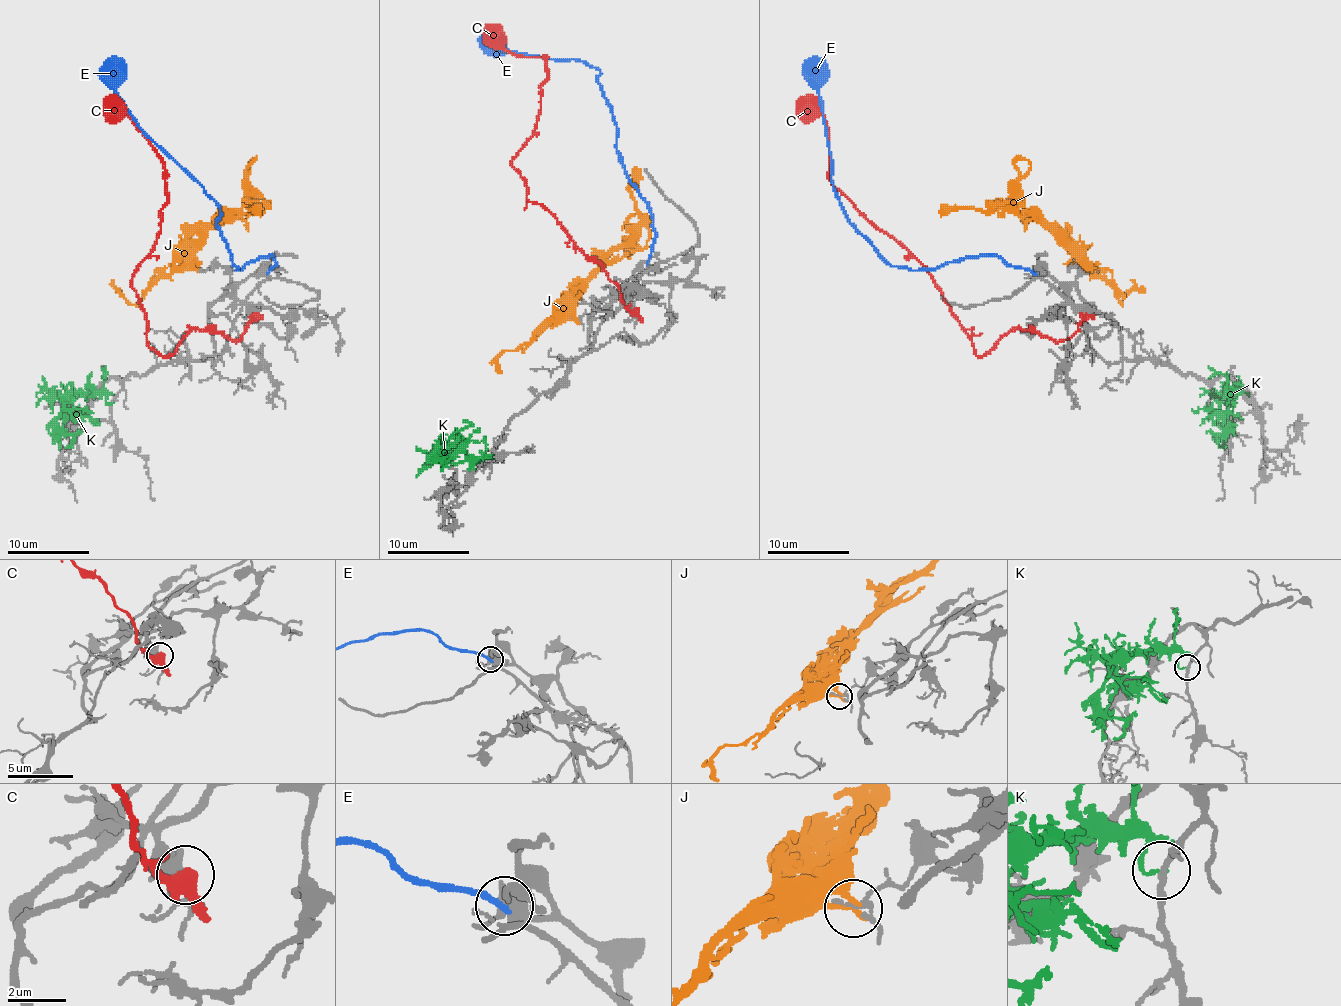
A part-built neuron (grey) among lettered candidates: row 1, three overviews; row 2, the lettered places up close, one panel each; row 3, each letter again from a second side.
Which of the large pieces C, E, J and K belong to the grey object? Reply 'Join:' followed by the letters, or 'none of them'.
Join: none of them

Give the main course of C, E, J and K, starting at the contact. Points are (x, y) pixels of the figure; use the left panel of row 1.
C: (256, 313), (240, 339), (193, 329), (173, 353), (148, 345), (132, 276), (160, 231), (162, 158), (105, 103)
E: (267, 272), (273, 256), (236, 270), (218, 221), (220, 207), (124, 105), (111, 56)
J: (195, 270), (195, 243), (220, 221), (238, 219), (252, 209), (260, 213), (250, 209), (260, 217)
K: (111, 402), (103, 394), (71, 394), (63, 404), (56, 427), (73, 437), (65, 447)

